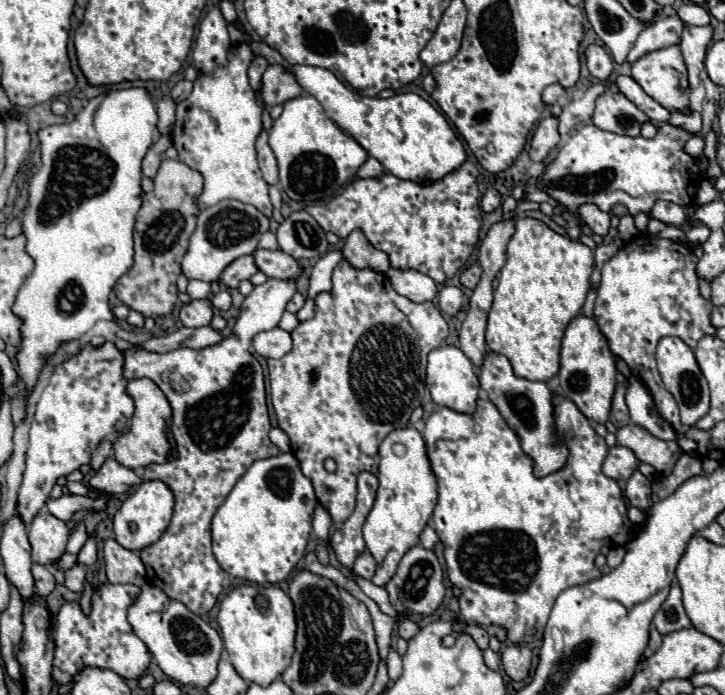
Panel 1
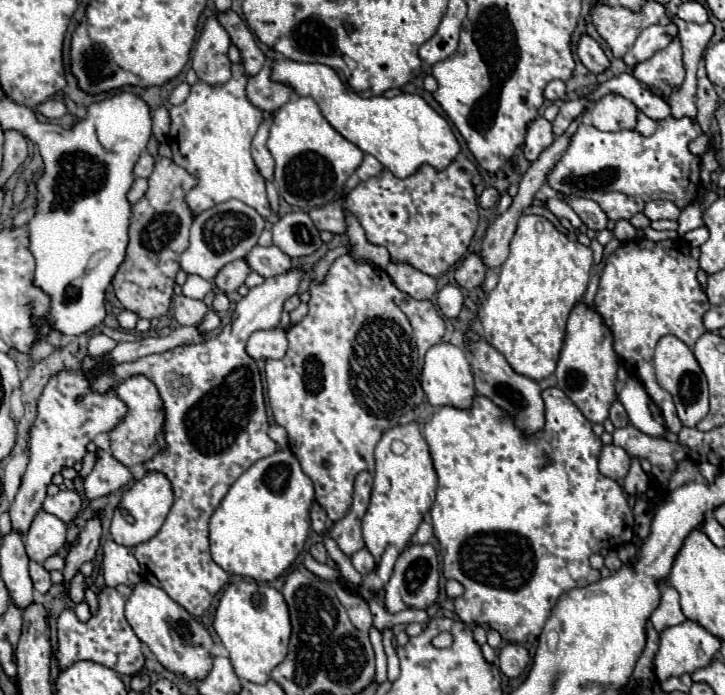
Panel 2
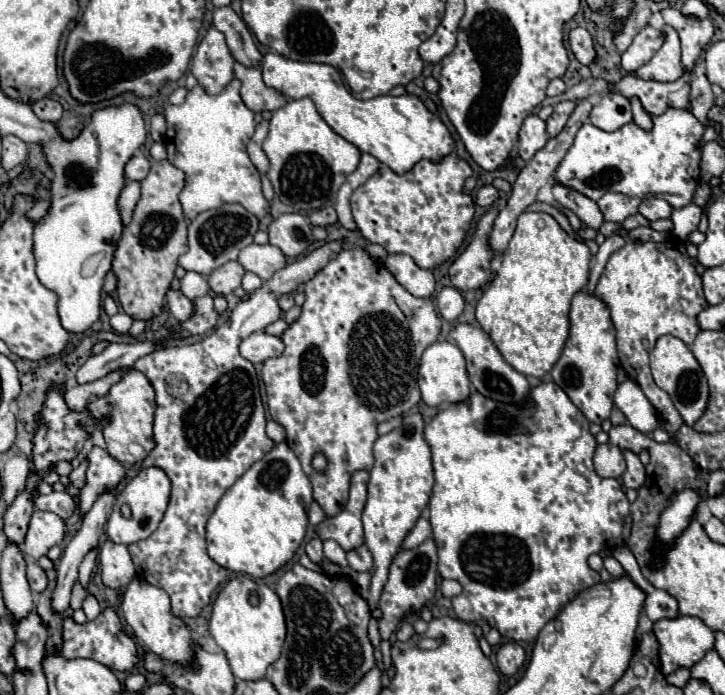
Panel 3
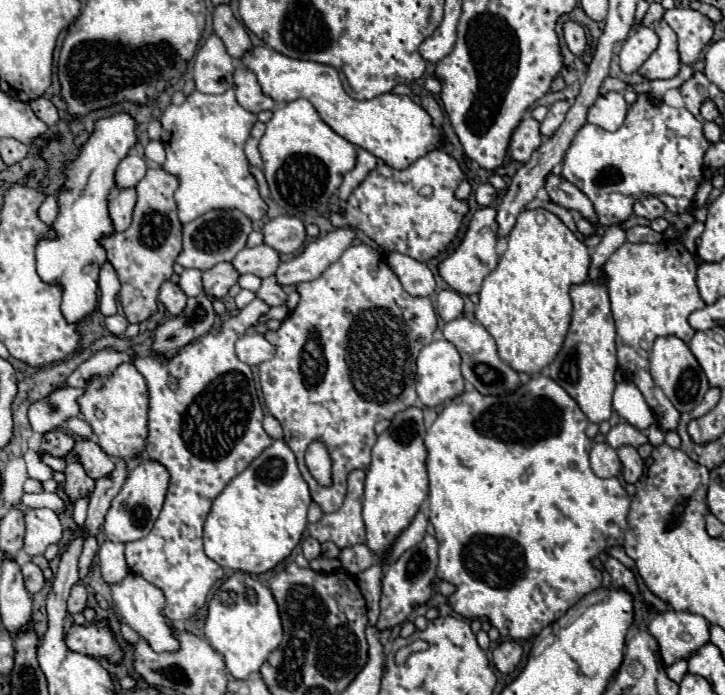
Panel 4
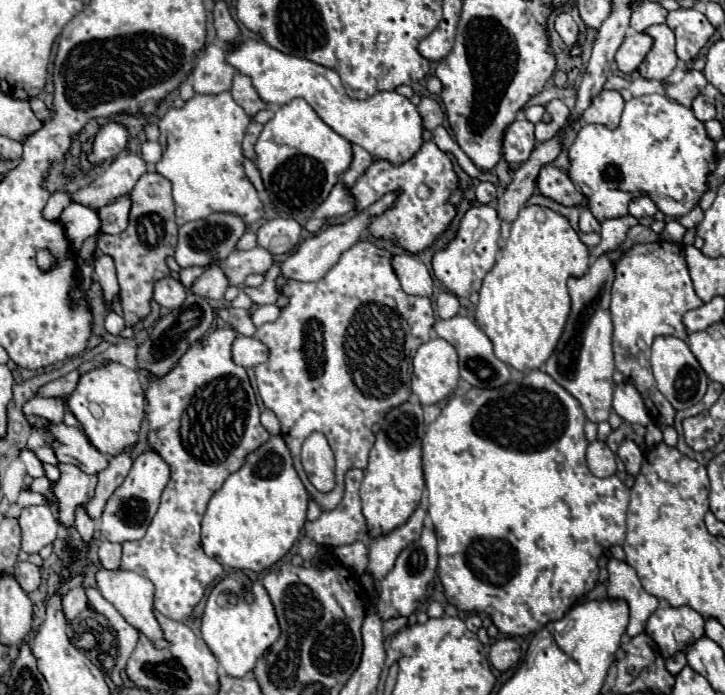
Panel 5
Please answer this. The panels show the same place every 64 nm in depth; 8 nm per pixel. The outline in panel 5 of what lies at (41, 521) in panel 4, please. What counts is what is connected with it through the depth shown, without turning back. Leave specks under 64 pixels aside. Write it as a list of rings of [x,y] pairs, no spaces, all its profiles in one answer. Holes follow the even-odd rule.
[[[28,506],[20,512],[18,524],[22,530],[22,550],[32,554],[40,552],[42,546],[48,546],[56,540],[58,524],[56,516],[48,506]]]

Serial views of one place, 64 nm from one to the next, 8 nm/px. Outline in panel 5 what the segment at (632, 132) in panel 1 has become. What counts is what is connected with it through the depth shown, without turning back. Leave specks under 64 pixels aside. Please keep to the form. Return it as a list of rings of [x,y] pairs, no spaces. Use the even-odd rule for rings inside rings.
[[[602,90],[598,96],[592,98],[592,104],[582,112],[584,122],[588,124],[604,124],[616,128],[624,110],[624,100],[620,92]]]

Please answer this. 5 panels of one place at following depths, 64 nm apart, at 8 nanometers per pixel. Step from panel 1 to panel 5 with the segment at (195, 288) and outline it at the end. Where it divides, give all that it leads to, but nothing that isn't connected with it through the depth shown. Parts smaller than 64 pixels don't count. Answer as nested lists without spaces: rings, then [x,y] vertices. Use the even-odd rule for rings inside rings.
[[[202,266],[184,268],[184,270],[180,270],[180,282],[182,282],[184,286],[190,286],[190,284],[192,284],[192,280],[196,280],[196,276],[200,276],[202,272],[204,272],[204,268],[202,268]]]

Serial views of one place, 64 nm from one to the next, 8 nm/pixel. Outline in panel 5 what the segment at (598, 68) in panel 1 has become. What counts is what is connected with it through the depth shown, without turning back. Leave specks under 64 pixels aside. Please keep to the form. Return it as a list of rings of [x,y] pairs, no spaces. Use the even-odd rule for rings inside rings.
[[[562,12],[562,14],[556,16],[554,28],[556,28],[556,32],[560,34],[560,38],[564,40],[566,46],[572,46],[572,44],[578,40],[580,28],[578,28],[578,24],[574,22],[574,18],[572,18],[568,12]]]

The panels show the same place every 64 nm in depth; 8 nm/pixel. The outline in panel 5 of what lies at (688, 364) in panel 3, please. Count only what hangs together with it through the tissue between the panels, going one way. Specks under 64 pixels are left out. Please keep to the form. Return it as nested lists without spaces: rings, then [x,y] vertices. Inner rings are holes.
[[[658,336],[654,340],[654,344],[652,344],[650,364],[652,364],[652,372],[656,376],[658,390],[666,396],[666,400],[676,410],[684,410],[684,408],[694,406],[706,394],[708,376],[702,370],[702,366],[698,364],[698,360],[694,358],[694,354],[690,352],[690,348],[688,348],[688,344],[684,340],[676,338],[676,336]]]

